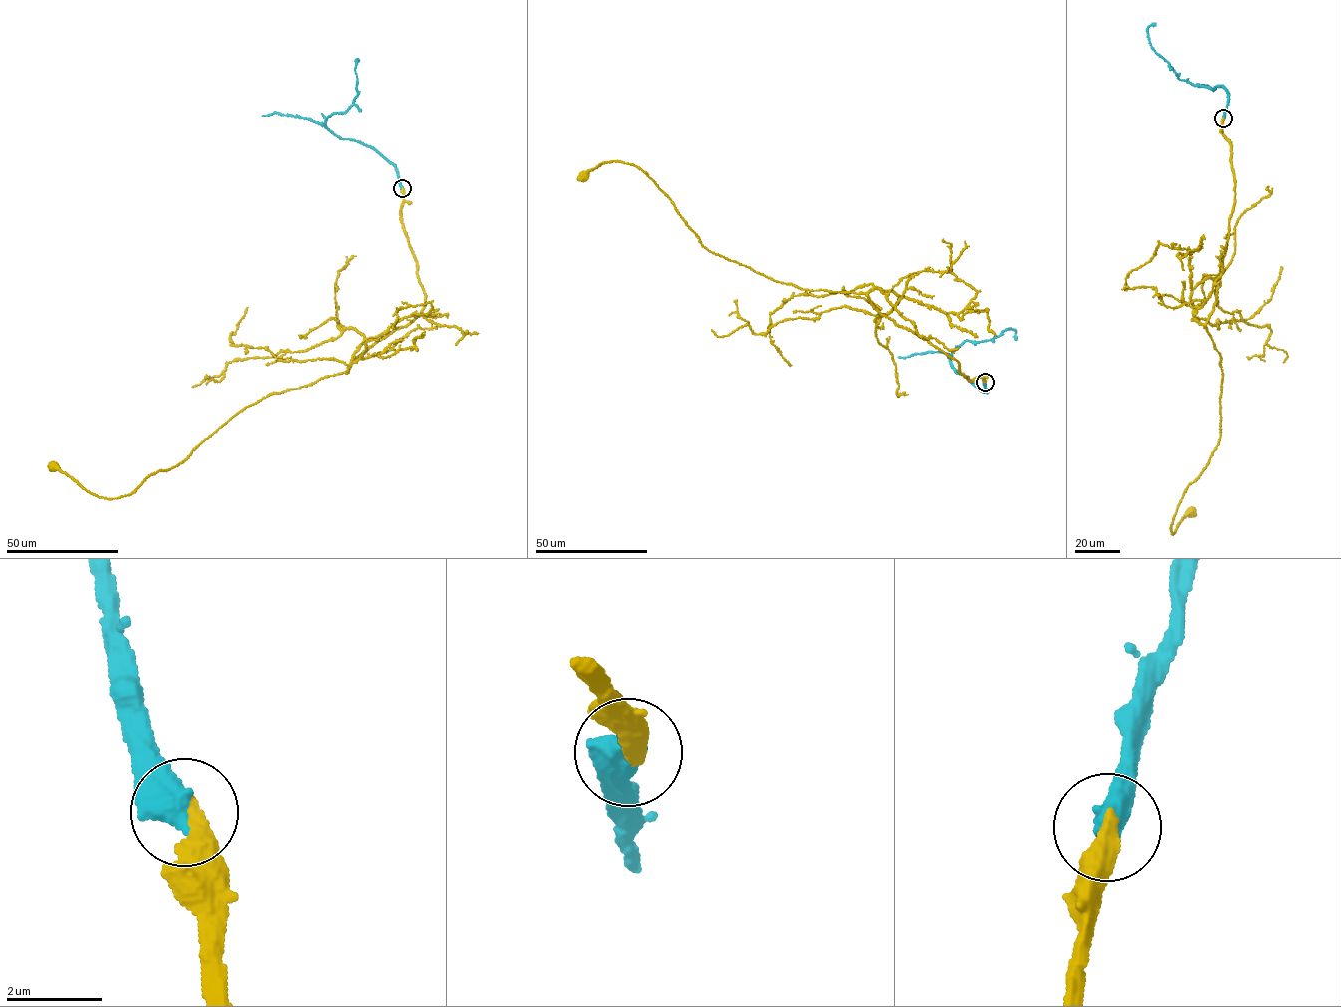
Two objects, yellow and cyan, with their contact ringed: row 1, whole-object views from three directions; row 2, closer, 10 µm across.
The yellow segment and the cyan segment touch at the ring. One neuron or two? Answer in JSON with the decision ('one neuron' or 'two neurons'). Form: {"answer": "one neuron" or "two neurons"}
{"answer": "one neuron"}

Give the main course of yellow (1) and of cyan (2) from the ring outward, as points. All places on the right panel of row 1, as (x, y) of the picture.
1: (1223, 117), (1235, 201), (1204, 325), (1221, 357), (1221, 432), (1184, 490), (1172, 533), (1191, 512)
2: (1223, 117), (1227, 92), (1219, 86), (1211, 89), (1179, 78), (1151, 47), (1147, 27), (1155, 25)

